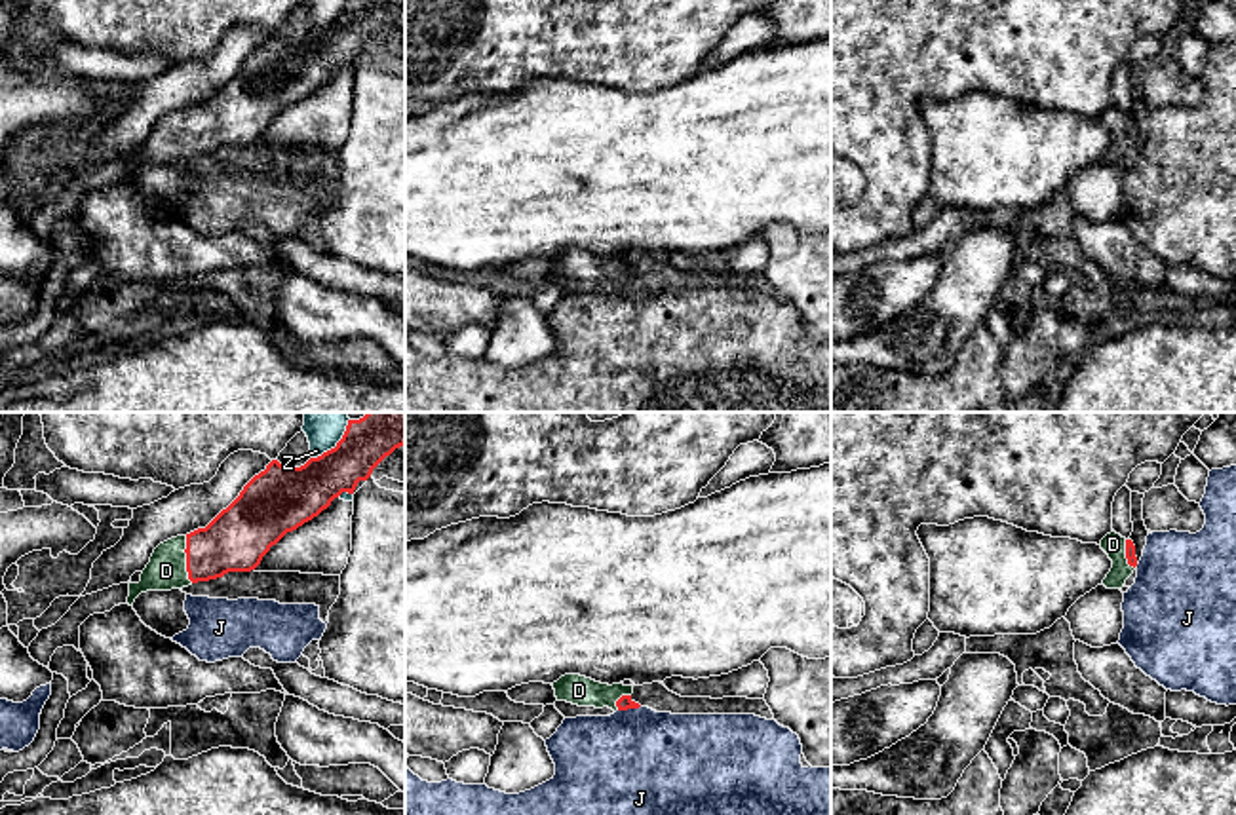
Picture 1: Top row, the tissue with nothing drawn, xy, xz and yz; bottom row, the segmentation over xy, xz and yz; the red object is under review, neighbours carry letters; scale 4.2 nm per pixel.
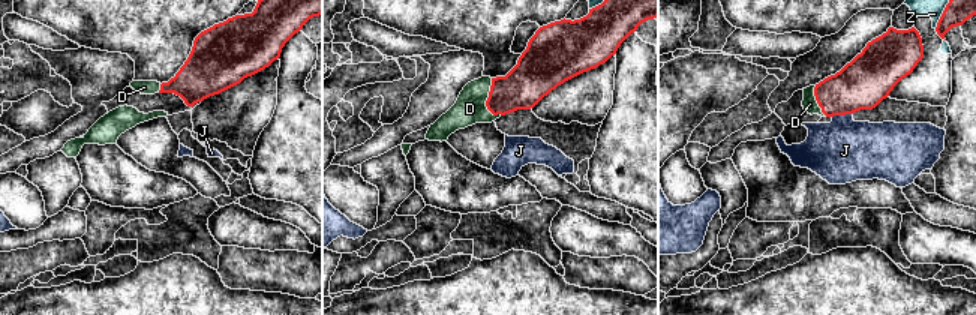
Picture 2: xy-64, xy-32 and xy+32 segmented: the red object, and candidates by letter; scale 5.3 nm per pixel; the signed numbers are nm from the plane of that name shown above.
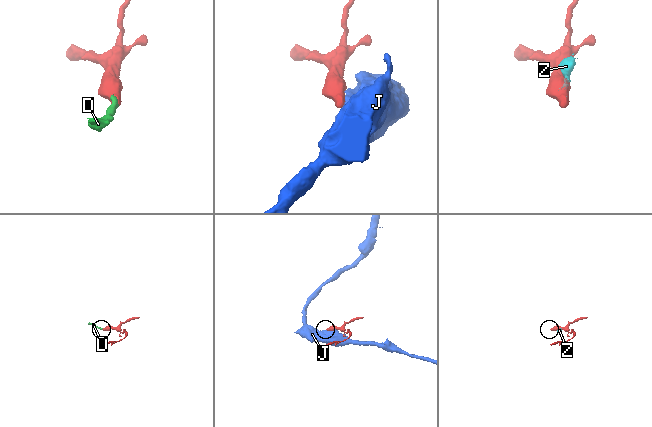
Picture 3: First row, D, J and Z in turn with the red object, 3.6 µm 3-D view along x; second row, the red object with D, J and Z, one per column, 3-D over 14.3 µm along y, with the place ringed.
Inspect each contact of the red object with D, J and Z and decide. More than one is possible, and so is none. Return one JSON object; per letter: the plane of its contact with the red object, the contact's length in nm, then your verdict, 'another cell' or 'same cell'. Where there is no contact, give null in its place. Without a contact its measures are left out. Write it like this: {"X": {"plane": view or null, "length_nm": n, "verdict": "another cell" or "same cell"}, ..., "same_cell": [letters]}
{"D": {"plane": "xy", "length_nm": 200, "verdict": "same cell"}, "J": {"plane": "xz", "length_nm": 100, "verdict": "another cell"}, "Z": {"plane": "xy", "length_nm": 220, "verdict": "another cell"}, "same_cell": ["D"]}

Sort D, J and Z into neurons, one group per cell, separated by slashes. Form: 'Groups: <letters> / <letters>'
Groups: D / J / Z

